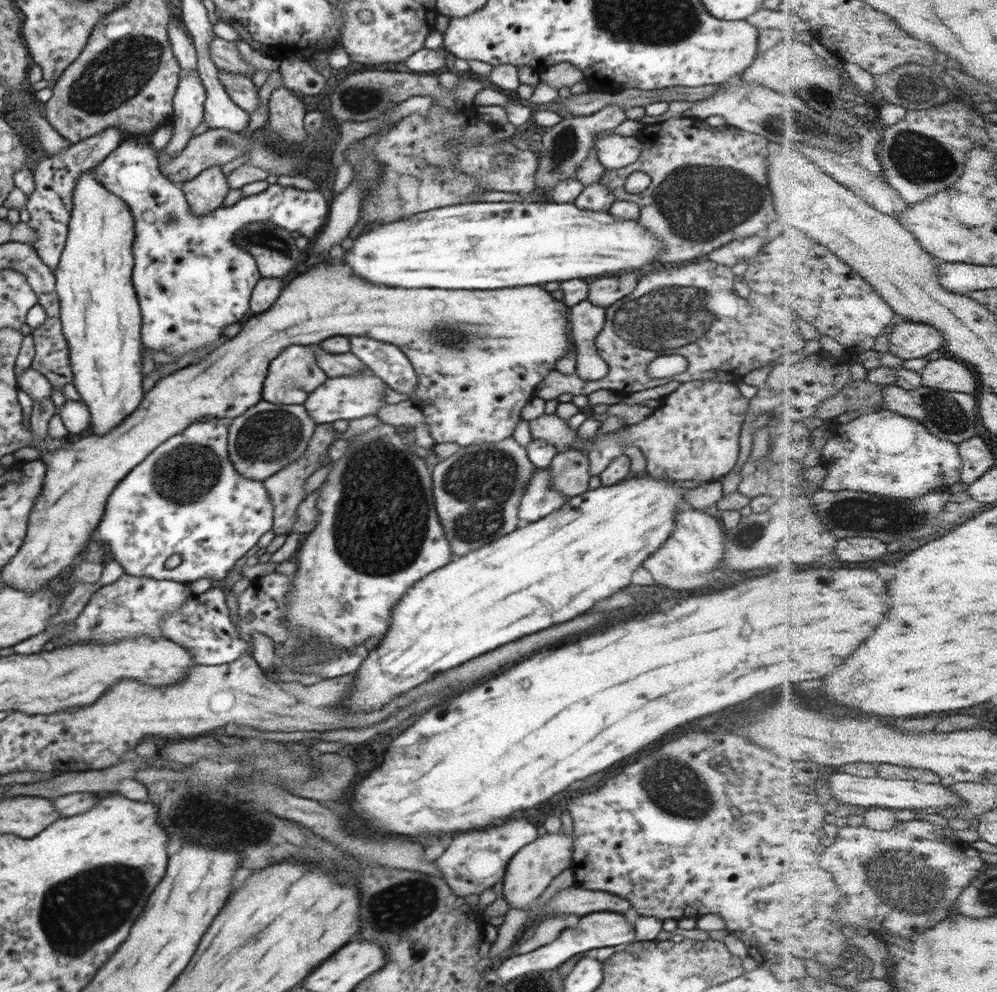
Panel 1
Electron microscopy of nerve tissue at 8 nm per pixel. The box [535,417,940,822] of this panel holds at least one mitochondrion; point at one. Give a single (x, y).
(868, 515)

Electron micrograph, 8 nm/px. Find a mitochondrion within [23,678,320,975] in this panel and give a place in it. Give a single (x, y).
(66, 908)

